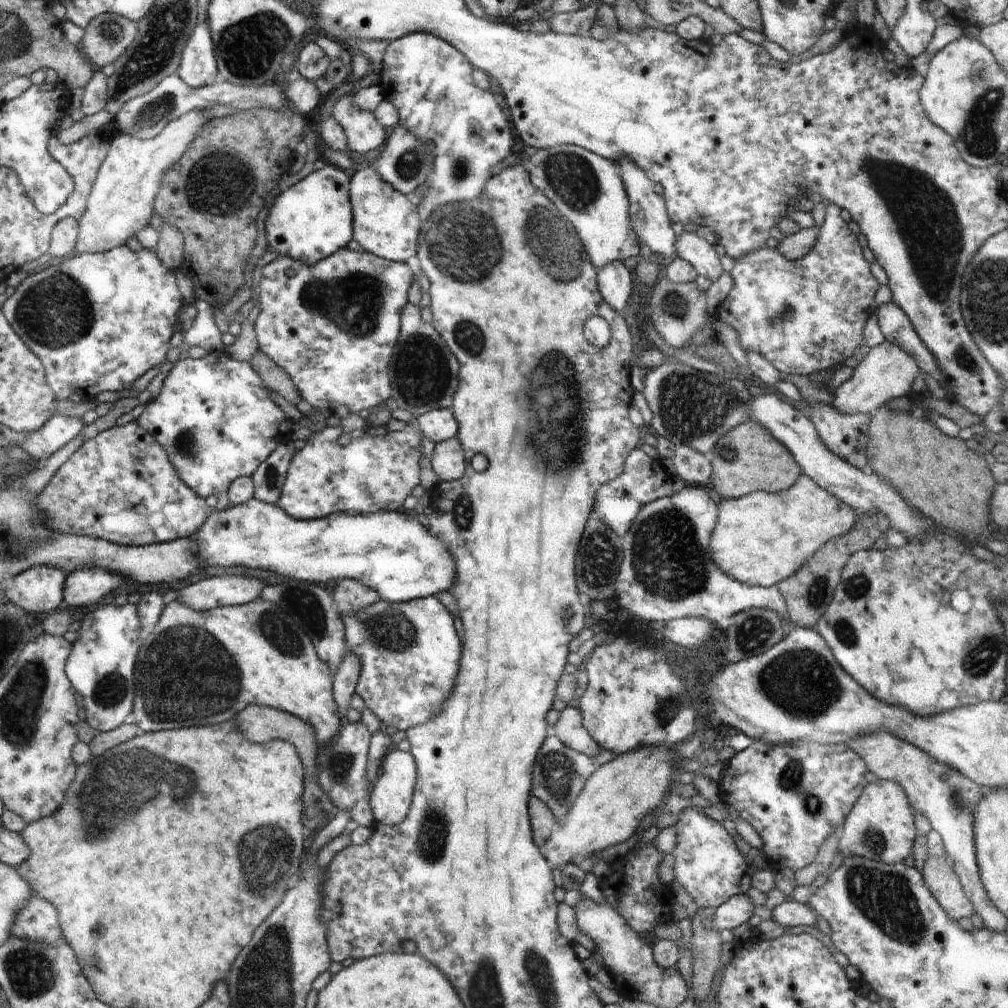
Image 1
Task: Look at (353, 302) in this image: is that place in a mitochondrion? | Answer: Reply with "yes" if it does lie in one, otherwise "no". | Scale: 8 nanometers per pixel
yes

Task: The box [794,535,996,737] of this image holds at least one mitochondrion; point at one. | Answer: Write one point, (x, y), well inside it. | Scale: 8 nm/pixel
(847, 632)

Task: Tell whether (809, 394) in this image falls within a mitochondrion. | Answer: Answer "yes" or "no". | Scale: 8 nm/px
no

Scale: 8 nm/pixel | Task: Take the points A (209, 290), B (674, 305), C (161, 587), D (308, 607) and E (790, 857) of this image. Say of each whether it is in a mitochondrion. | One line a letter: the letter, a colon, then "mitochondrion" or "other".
A: other
B: mitochondrion
C: other
D: mitochondrion
E: other

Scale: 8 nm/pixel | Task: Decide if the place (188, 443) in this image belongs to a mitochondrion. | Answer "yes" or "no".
yes

